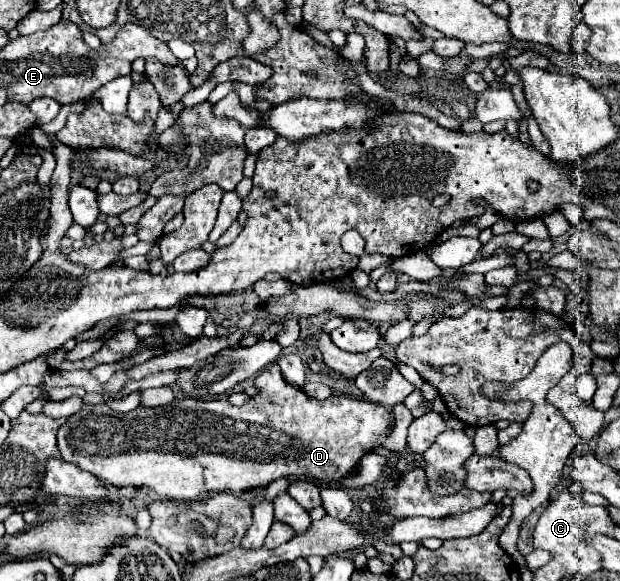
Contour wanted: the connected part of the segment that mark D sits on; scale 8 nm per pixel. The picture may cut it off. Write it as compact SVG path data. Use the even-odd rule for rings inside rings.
M277 363L265 367L265 371L255 377L255 387L259 393L241 407L233 407L227 401L175 399L167 407L137 407L127 415L119 415L111 411L107 403L85 405L59 429L57 445L67 463L93 473L105 485L147 487L165 499L199 501L199 497L207 499L223 491L241 495L251 489L263 489L279 477L305 477L319 487L341 487L345 477L357 473L361 457L383 447L381 443L391 431L391 413L379 403L343 395L331 395L325 401L311 399L301 387L289 385L283 379Z

